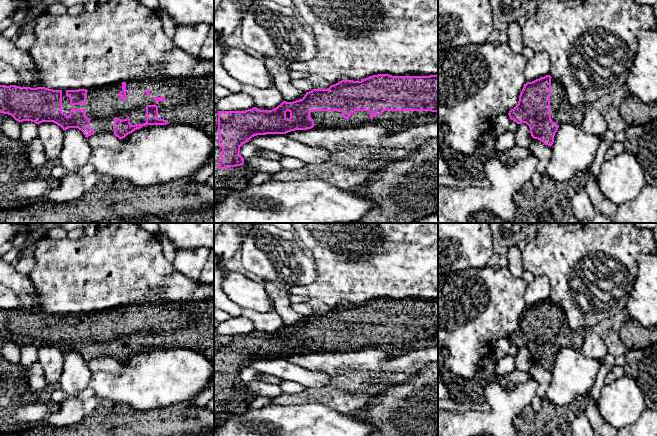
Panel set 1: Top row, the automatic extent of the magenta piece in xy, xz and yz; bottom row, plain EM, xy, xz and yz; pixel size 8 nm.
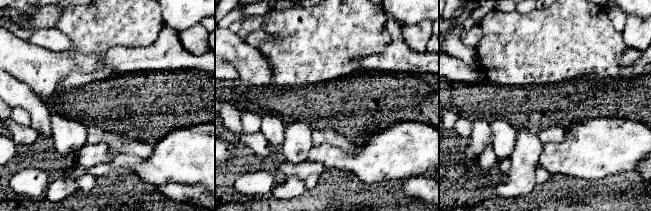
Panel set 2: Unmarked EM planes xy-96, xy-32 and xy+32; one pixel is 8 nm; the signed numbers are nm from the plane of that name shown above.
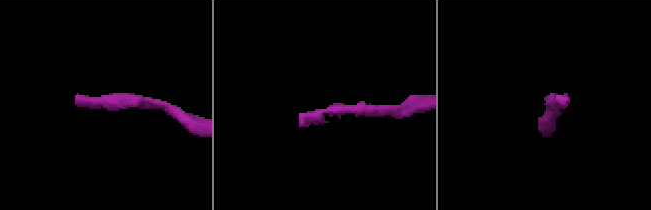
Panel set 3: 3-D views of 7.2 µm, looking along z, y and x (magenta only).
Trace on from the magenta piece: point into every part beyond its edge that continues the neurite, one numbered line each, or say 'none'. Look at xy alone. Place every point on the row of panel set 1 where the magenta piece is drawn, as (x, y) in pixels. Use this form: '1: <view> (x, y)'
1: xy (188, 101)

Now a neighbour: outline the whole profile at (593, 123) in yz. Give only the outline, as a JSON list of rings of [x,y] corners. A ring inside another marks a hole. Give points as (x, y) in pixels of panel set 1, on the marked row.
[[[591,104],[585,106],[585,113],[580,125],[583,132],[602,137],[608,130],[608,125],[601,113]]]

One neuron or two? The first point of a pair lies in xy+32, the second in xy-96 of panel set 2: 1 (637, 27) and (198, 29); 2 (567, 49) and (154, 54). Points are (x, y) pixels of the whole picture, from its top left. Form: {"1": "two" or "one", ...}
{"1": "one", "2": "two"}

